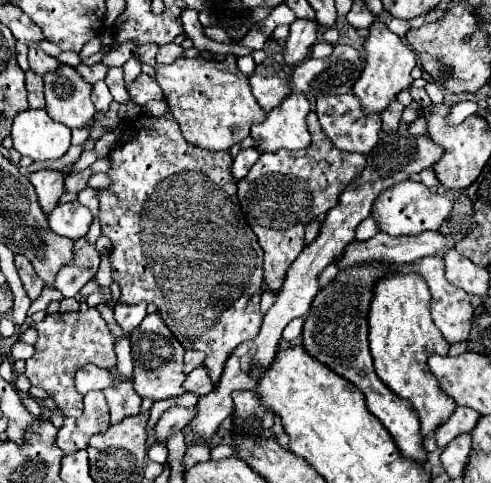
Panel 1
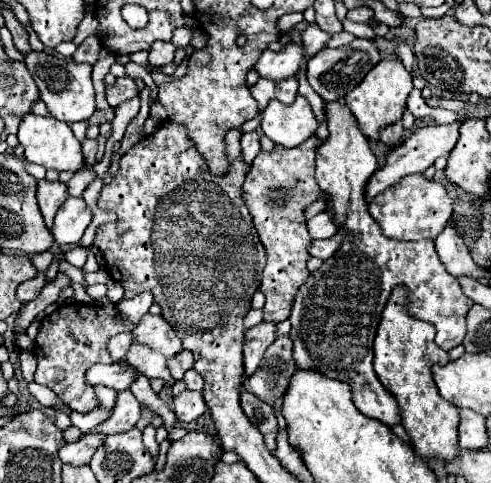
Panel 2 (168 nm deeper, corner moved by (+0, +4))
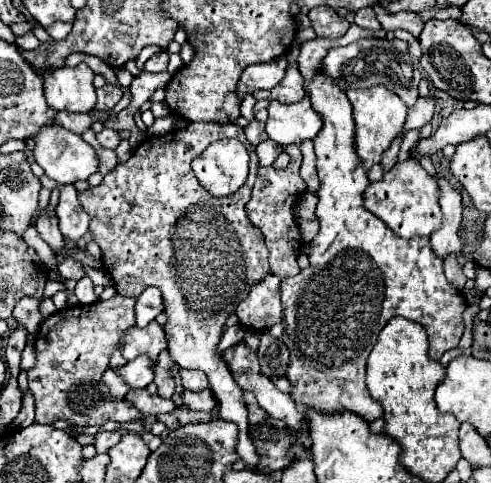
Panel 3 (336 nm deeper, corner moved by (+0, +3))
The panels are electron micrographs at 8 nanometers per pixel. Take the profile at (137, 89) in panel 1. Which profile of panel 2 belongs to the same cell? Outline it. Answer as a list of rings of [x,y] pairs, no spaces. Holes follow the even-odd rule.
[[[122,76],[122,78],[116,78],[116,84],[114,88],[106,90],[106,98],[108,98],[108,104],[112,108],[116,108],[120,102],[124,100],[130,100],[130,98],[136,98],[140,94],[136,82],[130,78],[130,76]]]

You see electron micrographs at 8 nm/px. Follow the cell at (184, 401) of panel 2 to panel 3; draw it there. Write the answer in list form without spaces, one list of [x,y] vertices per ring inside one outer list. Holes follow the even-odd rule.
[[[210,389],[196,391],[196,393],[184,391],[184,403],[188,405],[188,409],[196,409],[196,411],[212,411],[216,407],[216,399]]]

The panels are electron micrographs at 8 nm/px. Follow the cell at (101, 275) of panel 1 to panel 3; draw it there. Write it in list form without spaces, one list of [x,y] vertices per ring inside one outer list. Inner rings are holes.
[[[84,277],[84,279],[80,279],[80,281],[76,283],[74,293],[76,293],[76,297],[78,297],[78,301],[80,301],[82,305],[88,305],[88,303],[94,303],[94,301],[96,301],[96,295],[94,295],[94,291],[92,291],[92,281],[90,281],[88,277]]]

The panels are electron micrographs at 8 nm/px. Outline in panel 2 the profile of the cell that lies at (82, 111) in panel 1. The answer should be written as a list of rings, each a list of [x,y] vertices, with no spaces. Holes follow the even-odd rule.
[[[30,52],[24,56],[26,58],[26,68],[32,74],[32,78],[38,84],[40,98],[46,102],[50,114],[62,122],[80,122],[88,120],[94,110],[94,86],[92,86],[92,66],[90,64],[76,64],[76,62],[66,62],[64,58],[58,58],[48,52]]]

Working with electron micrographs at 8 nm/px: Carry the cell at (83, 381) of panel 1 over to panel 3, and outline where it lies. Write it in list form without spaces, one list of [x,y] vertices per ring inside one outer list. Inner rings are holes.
[[[140,355],[134,361],[128,361],[124,367],[120,367],[116,371],[124,377],[124,381],[130,385],[130,389],[148,387],[154,381],[154,363],[146,355]]]

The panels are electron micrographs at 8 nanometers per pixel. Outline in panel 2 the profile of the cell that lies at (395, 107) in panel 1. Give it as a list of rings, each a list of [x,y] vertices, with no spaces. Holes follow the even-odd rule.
[[[400,120],[394,124],[388,124],[388,128],[380,130],[380,140],[384,144],[398,144],[402,140],[402,136],[404,136],[404,126]]]

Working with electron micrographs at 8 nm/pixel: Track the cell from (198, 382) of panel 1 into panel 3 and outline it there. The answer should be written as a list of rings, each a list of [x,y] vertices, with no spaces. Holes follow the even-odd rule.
[[[180,369],[180,377],[182,377],[182,387],[188,389],[188,391],[200,391],[200,389],[206,389],[208,387],[208,379],[200,371]]]

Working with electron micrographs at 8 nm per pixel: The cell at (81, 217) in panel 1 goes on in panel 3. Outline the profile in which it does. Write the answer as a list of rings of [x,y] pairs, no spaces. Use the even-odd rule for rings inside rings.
[[[46,175],[40,177],[40,182],[49,190],[58,189],[60,191],[60,203],[56,207],[56,215],[60,219],[60,231],[66,239],[78,241],[88,231],[90,217],[80,209],[78,193],[74,185],[57,183]]]

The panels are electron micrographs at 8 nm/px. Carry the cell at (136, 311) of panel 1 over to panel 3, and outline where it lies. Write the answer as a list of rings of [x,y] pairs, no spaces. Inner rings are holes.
[[[148,287],[138,299],[136,299],[136,325],[146,327],[150,321],[154,321],[160,313],[164,313],[164,301],[162,293],[156,287]]]

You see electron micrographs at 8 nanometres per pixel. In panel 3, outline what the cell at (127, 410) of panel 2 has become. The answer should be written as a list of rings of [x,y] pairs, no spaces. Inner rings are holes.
[[[102,431],[96,435],[96,451],[98,453],[106,453],[112,445],[116,445],[120,441],[120,431]]]

